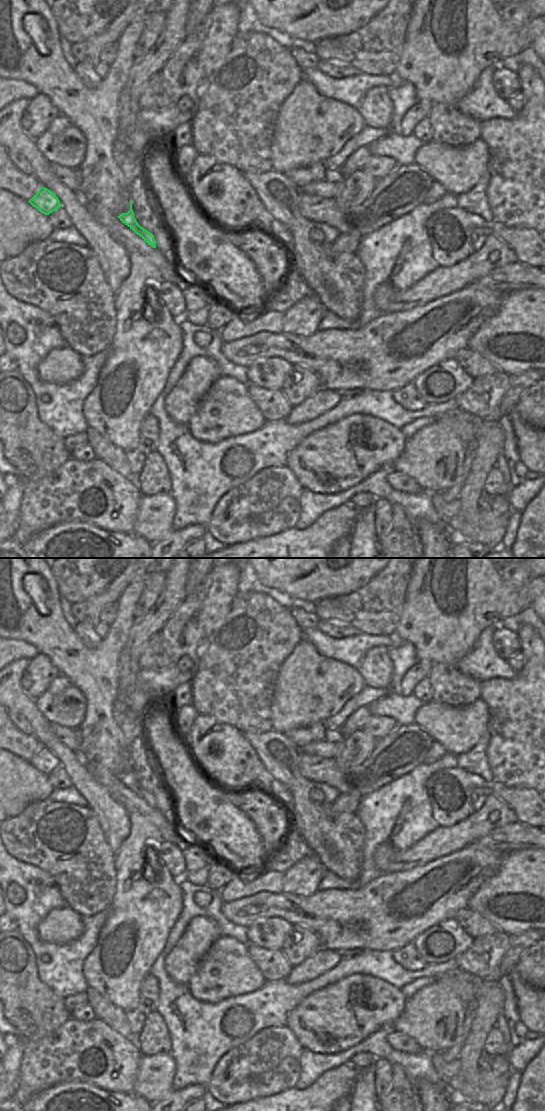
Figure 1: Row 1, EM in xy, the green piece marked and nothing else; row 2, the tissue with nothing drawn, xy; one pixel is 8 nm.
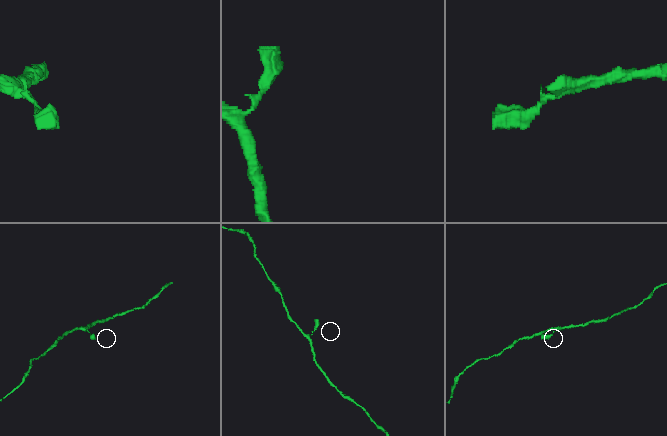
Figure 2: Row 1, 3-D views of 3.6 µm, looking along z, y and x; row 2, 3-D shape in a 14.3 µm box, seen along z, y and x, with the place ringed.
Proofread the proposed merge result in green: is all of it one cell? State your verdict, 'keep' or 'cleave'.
keep

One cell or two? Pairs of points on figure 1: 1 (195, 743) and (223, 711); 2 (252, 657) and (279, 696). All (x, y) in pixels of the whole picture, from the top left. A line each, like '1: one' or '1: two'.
1: two
2: two

